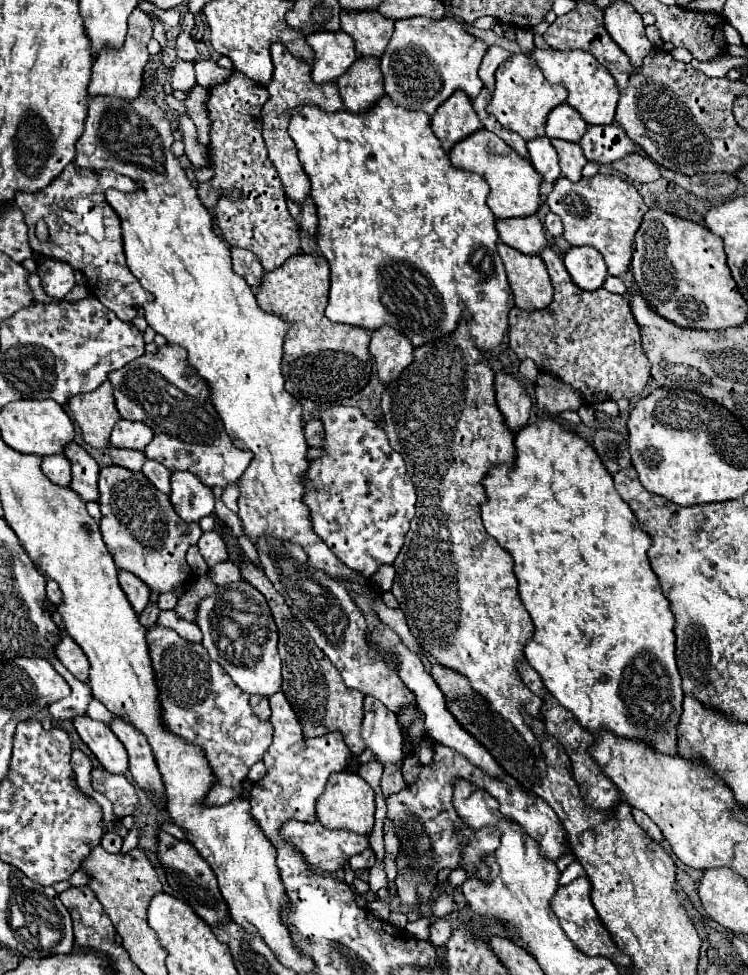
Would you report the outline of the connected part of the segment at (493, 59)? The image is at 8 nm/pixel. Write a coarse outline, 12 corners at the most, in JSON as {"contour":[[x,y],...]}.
{"contour":[[490,46],[478,76],[490,94],[494,92],[494,72],[508,60],[510,52]]}

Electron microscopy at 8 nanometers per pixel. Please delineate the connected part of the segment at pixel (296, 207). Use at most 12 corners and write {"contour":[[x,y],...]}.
{"contour":[[312,198],[294,202],[288,210],[300,228],[314,236],[318,228]]}

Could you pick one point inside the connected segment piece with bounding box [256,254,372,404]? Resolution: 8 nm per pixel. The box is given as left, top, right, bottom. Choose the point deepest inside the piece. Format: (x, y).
(297, 292)

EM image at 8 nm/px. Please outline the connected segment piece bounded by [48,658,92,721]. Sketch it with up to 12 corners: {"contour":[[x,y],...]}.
{"contour":[[57,659],[48,660],[70,684],[72,694],[54,702],[48,712],[56,720],[84,716],[92,700],[90,686]]}

